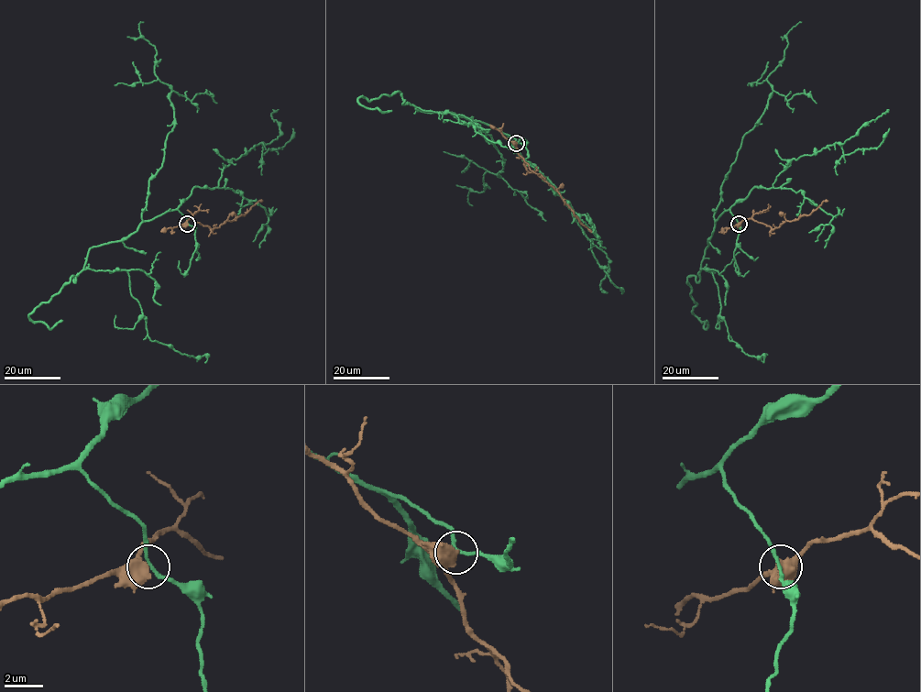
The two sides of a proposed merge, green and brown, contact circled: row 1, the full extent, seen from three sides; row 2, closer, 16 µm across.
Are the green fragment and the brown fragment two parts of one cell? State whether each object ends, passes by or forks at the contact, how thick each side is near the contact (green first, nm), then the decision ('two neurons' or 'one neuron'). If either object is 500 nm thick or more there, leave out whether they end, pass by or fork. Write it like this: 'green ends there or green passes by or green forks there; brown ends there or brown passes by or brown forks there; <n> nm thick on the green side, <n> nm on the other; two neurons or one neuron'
green passes by; brown passes by; 160 nm thick on the green side, 480 nm on the other; one neuron

